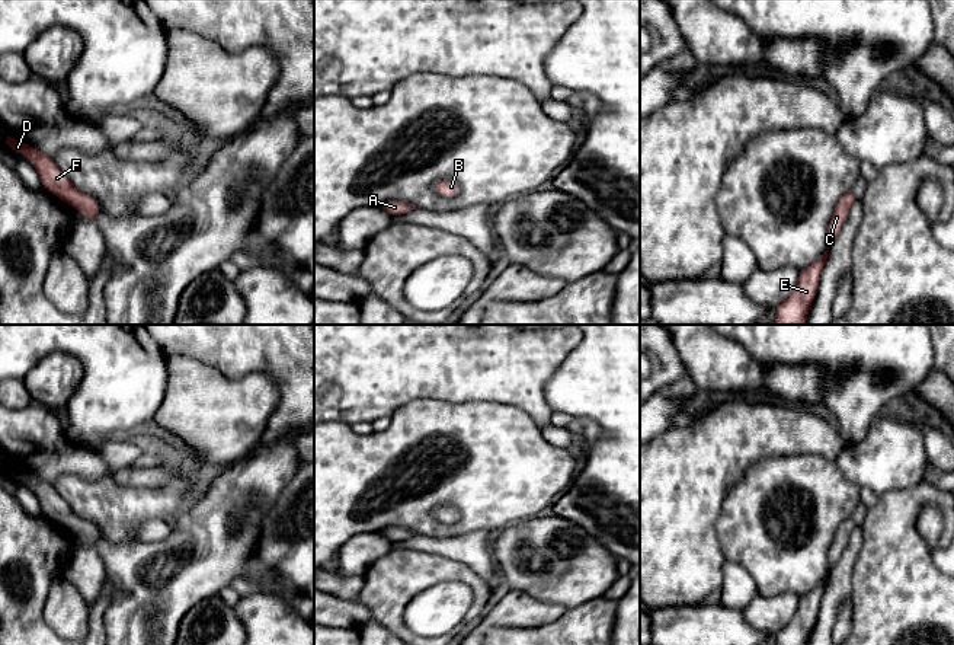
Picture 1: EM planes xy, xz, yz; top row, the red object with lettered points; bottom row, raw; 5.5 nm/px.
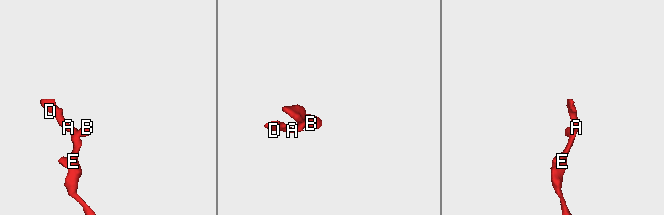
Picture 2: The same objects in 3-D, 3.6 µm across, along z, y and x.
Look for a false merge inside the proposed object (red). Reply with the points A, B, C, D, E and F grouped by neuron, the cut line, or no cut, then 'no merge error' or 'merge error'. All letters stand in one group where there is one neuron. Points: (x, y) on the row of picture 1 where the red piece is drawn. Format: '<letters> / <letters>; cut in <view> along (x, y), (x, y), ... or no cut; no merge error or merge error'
A B C D E F; no cut; no merge error

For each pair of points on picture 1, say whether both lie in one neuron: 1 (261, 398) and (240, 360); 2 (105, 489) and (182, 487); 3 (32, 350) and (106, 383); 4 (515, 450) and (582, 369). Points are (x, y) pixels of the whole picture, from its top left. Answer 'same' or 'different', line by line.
1: different
2: same
3: same
4: different

